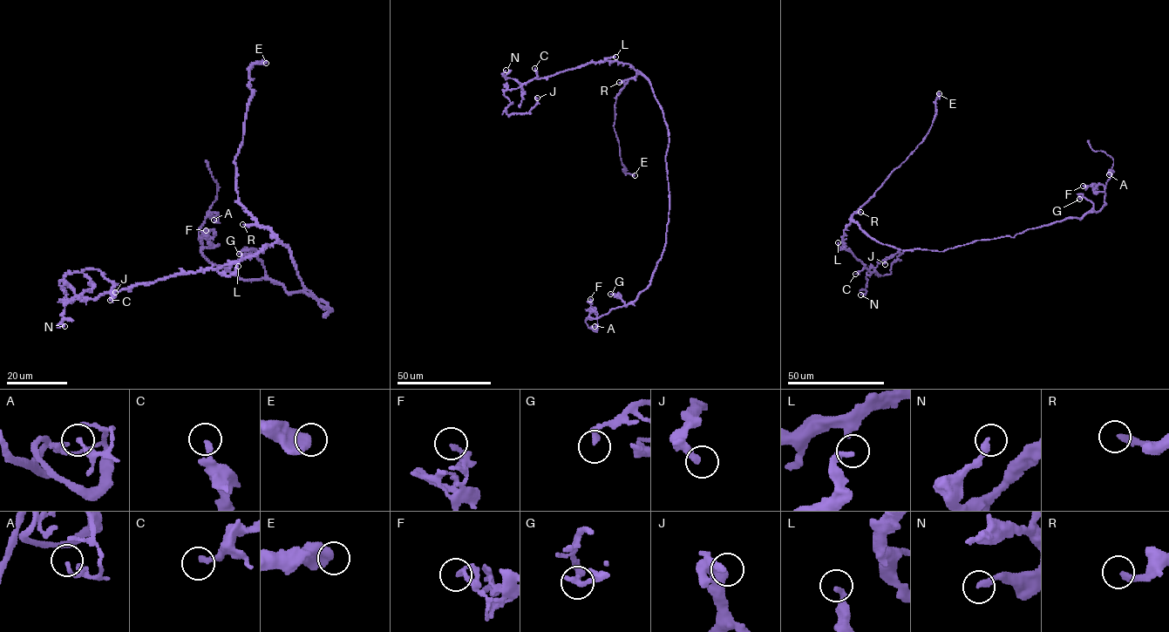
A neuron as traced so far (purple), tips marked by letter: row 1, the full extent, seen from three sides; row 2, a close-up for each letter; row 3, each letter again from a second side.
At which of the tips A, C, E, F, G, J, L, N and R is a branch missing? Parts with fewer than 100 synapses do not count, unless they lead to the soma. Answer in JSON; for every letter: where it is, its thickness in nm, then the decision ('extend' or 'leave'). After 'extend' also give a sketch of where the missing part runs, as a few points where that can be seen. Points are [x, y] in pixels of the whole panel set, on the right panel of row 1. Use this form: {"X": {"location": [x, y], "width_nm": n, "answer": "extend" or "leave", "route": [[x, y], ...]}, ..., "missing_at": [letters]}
{"A": {"location": [1109, 174], "width_nm": 160, "answer": "leave"}, "C": {"location": [855, 274], "width_nm": 240, "answer": "leave"}, "E": {"location": [939, 93], "width_nm": 600, "answer": "leave"}, "F": {"location": [1083, 186], "width_nm": 190, "answer": "leave"}, "G": {"location": [1079, 199], "width_nm": 280, "answer": "leave"}, "J": {"location": [885, 264], "width_nm": 320, "answer": "leave"}, "L": {"location": [838, 242], "width_nm": 280, "answer": "leave"}, "N": {"location": [860, 295], "width_nm": 280, "answer": "leave"}, "R": {"location": [860, 212], "width_nm": 300, "answer": "leave"}, "missing_at": []}

